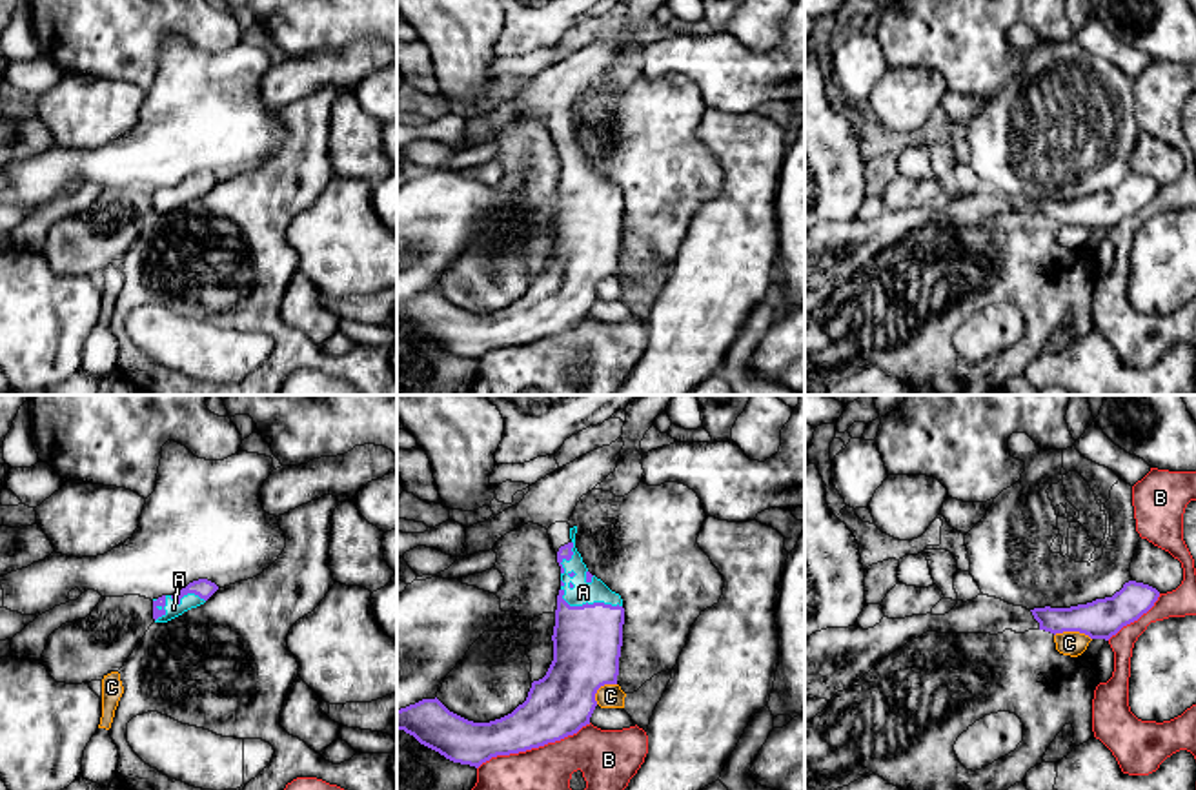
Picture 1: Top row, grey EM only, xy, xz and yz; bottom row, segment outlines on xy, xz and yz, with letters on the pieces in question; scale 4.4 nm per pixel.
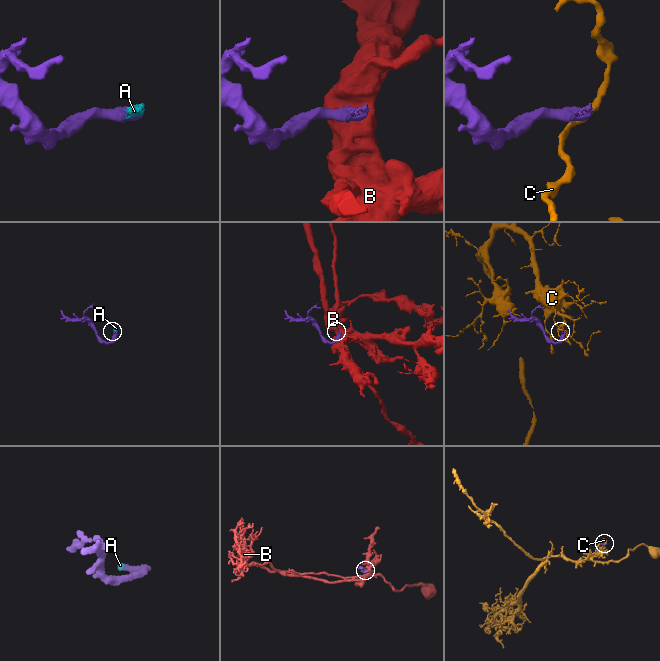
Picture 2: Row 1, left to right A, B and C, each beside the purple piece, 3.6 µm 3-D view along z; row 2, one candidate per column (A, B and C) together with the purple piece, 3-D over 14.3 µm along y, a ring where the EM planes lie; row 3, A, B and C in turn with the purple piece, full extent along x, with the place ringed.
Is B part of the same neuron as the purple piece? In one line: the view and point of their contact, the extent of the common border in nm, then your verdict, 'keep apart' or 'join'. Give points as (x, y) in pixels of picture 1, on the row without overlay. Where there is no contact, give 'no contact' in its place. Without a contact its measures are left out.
contact xz (534, 339); length 550 nm; keep apart

